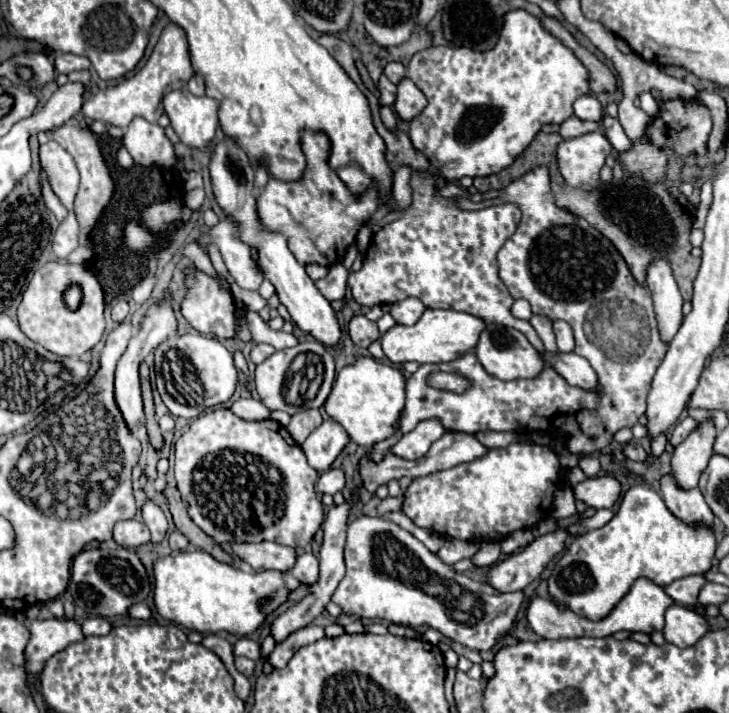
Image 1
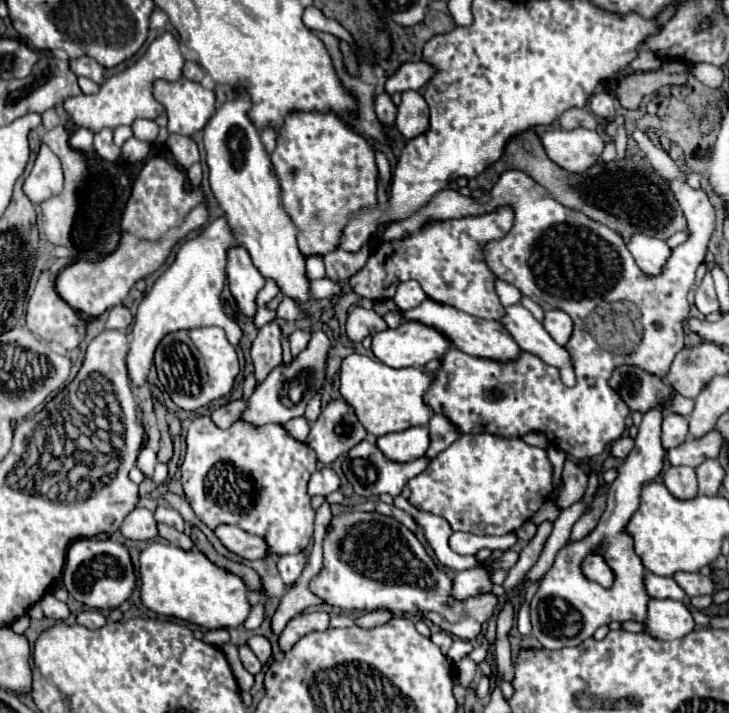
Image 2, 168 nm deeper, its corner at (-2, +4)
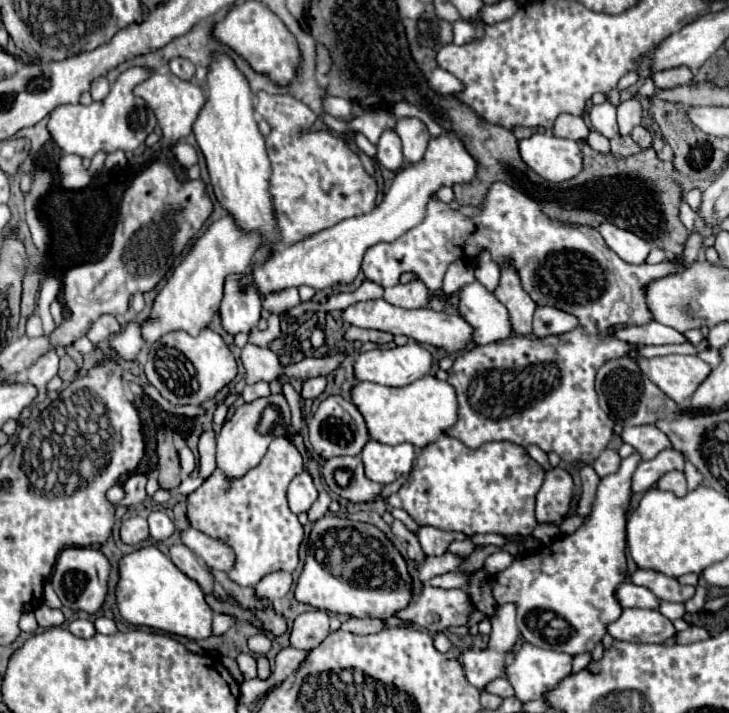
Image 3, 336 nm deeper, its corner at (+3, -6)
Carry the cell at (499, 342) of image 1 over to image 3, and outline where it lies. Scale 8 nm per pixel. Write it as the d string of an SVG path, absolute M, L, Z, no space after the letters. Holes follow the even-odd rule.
M385 299L363 301L363 303L351 305L349 309L343 311L343 321L347 325L357 325L357 327L365 327L365 329L379 329L379 331L387 331L391 335L405 335L413 341L439 347L445 353L461 351L469 343L473 343L473 327L469 327L469 323L465 323L465 319L461 319L459 313L435 313L427 307L407 311L407 309L399 309L399 307L389 305Z

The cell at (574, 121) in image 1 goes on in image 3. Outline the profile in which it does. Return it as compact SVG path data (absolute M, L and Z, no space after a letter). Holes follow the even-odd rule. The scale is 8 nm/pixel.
M559 115L553 127L553 133L557 137L567 137L567 139L575 139L575 141L585 141L589 135L589 127L585 123L583 117L575 117L575 115Z

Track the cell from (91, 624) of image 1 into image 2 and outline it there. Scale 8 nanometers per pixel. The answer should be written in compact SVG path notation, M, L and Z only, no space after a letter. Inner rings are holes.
M90 609L90 611L82 611L78 615L78 623L84 625L84 627L88 627L88 629L100 629L100 627L106 625L106 617L100 611Z

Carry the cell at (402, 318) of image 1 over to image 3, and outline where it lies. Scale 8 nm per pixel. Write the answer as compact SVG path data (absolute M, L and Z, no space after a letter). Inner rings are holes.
M417 279L405 285L395 285L395 287L385 289L383 299L401 309L419 309L419 307L427 307L429 289L425 287L423 281Z

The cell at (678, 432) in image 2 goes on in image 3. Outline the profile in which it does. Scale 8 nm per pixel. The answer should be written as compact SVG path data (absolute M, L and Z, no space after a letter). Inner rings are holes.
M641 425L641 427L625 427L621 439L629 443L635 451L641 453L643 461L653 459L663 449L671 447L669 437L655 425Z

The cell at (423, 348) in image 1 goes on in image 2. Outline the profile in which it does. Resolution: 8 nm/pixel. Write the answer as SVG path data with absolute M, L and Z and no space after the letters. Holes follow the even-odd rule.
M404 321L398 329L372 335L374 357L392 369L424 367L428 361L442 357L448 347L446 337L438 337L426 325L414 325L414 321Z

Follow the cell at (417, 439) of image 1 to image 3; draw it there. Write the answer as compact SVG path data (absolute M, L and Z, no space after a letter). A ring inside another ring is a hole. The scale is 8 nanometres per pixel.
M371 439L361 451L361 459L365 463L365 475L371 481L387 485L413 469L415 447L411 443L391 447Z

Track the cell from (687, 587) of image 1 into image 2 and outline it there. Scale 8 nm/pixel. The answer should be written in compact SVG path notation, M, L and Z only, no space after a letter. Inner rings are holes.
M646 571L644 587L646 587L646 593L654 599L674 599L674 601L684 599L684 591L678 587L678 583L672 577L660 577L660 575Z

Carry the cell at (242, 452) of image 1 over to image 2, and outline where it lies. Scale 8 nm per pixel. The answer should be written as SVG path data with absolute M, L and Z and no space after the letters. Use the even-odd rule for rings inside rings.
M202 415L202 417L196 417L190 427L188 427L188 435L186 435L186 457L184 457L184 463L182 463L182 485L184 485L184 499L190 503L192 511L196 513L196 517L206 523L210 529L216 529L218 525L222 523L228 523L228 525L238 525L240 529L244 529L246 533L250 535L256 535L256 537L262 537L266 541L266 547L268 547L268 555L286 555L286 553L302 553L310 539L312 539L312 529L314 529L314 509L310 507L310 495L306 493L306 481L310 479L310 473L314 473L316 465L318 465L318 459L316 459L316 453L312 447L308 447L306 443L300 443L296 441L290 433L284 431L282 425L264 425L264 427L250 427L242 421L236 421L230 429L222 431L218 429L212 419L208 415Z

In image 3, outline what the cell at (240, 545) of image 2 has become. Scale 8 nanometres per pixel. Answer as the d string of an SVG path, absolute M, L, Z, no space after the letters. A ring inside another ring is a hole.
M189 527L181 533L181 543L185 543L213 569L229 571L229 567L233 567L233 549L227 543L221 543L219 539L211 539L209 535Z

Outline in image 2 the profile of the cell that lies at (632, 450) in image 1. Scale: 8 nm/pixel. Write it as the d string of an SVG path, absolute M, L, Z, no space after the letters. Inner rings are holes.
M624 435L618 441L614 441L614 445L610 449L610 455L616 457L616 459L624 459L632 449L634 449L634 441L628 435Z

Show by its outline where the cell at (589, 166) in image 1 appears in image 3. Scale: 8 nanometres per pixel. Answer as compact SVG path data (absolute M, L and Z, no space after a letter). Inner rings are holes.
M533 133L529 139L519 141L519 151L529 169L551 183L573 179L583 167L581 145L573 139Z

